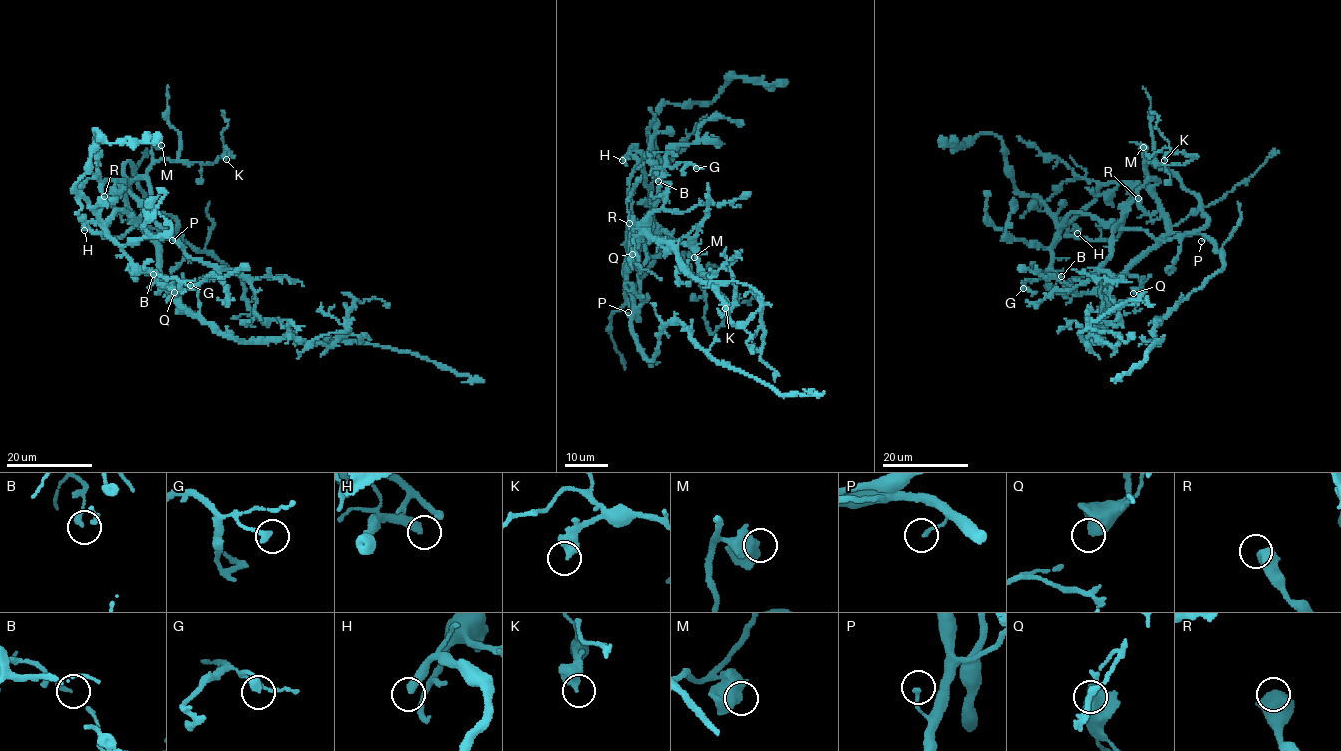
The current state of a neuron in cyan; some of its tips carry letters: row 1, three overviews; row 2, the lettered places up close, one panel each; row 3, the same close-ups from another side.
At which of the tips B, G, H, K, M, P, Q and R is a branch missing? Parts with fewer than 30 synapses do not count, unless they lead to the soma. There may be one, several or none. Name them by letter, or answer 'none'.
H

